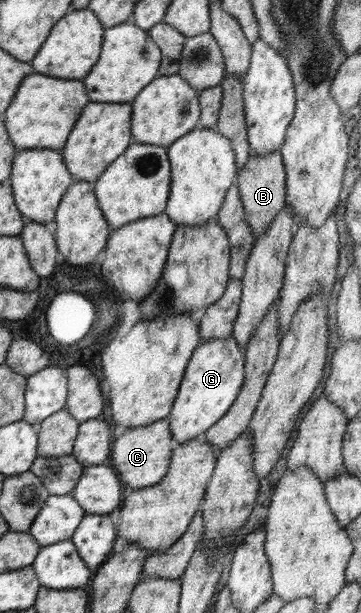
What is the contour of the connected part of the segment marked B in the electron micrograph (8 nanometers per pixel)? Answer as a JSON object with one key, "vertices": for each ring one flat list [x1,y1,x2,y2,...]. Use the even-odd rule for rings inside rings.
{"vertices":[[279,150,271,152,268,156,257,156,251,151,246,164,237,175,236,185,241,196,245,219,248,222,248,227,252,229,254,239,257,240,264,233,264,229,272,223,276,215,285,207,285,180,286,171]]}

